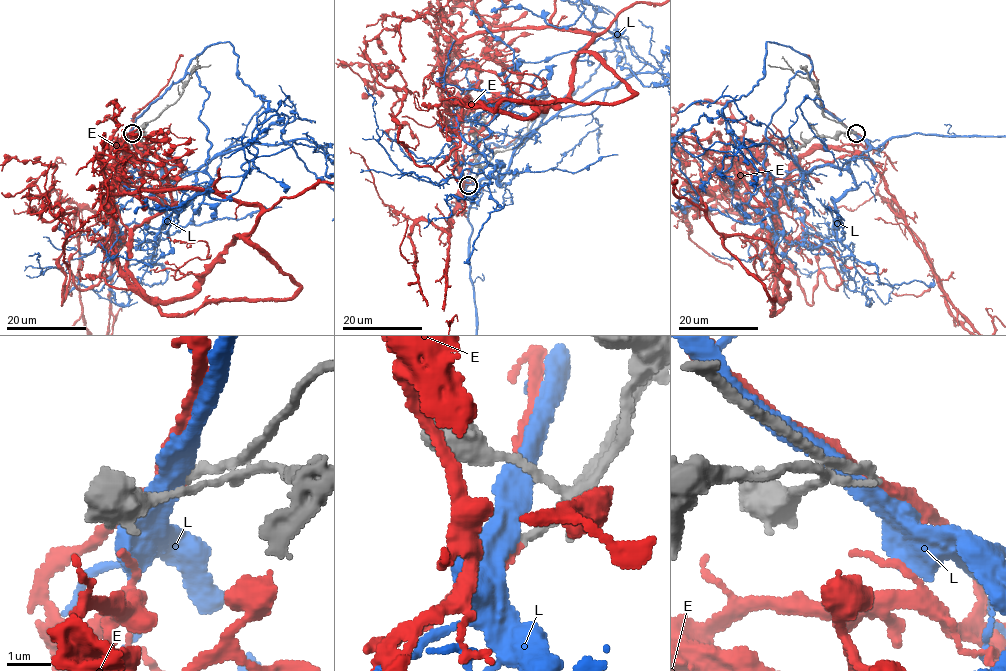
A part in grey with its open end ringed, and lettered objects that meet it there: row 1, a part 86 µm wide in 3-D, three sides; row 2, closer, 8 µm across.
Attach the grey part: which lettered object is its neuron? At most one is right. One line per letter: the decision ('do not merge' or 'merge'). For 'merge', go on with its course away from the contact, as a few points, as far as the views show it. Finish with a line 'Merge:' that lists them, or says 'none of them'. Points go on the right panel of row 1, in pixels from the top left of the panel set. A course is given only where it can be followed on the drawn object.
E: merge
L: do not merge
Merge: E

